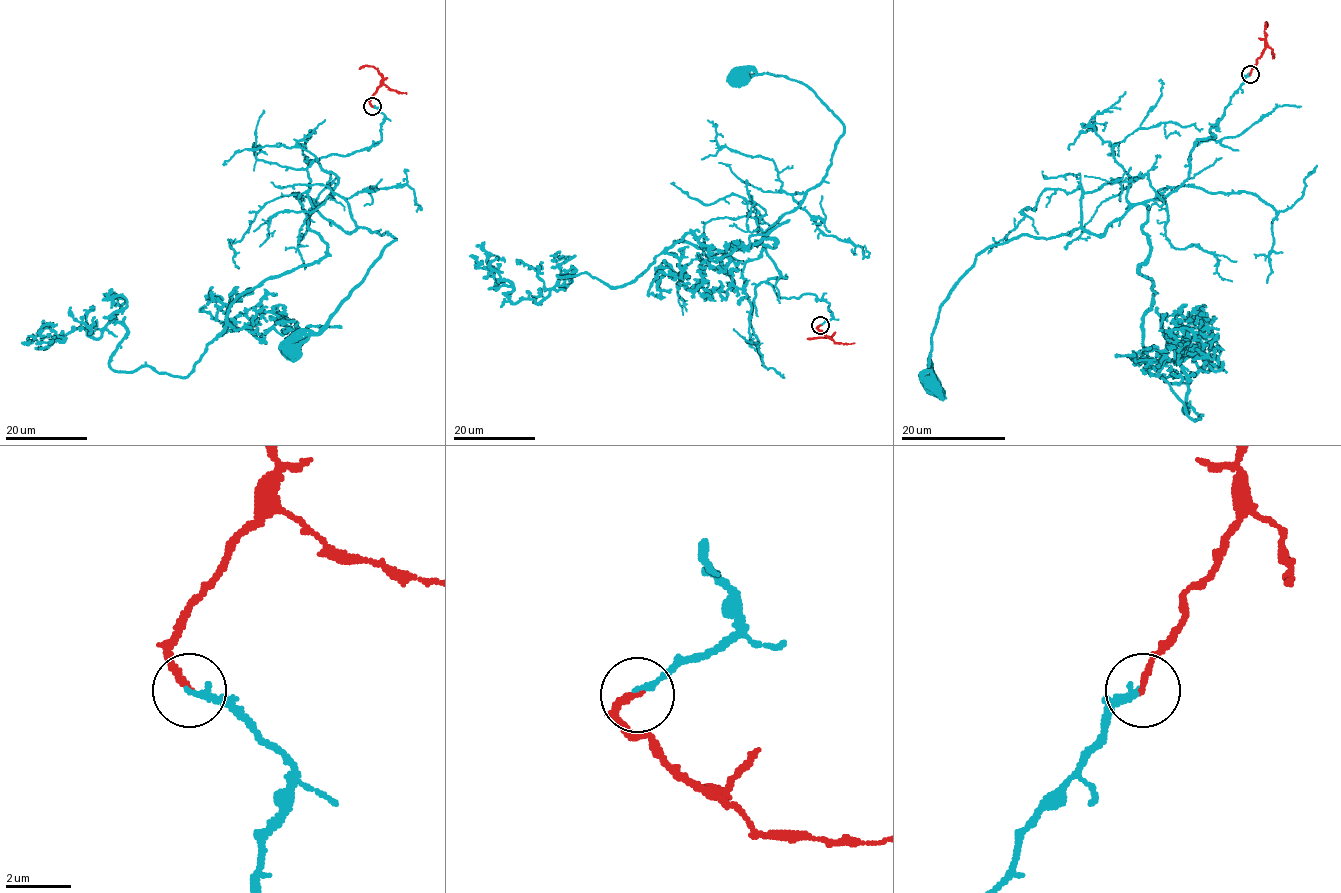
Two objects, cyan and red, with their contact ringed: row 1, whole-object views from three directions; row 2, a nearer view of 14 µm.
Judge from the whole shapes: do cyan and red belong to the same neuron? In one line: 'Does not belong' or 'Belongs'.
Belongs

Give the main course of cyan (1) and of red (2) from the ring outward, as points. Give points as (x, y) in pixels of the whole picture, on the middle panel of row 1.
1: (820, 325), (829, 305), (767, 281), (785, 278), (763, 235), (824, 178), (844, 124), (803, 83), (738, 78)
2: (820, 325), (818, 328), (830, 337), (807, 338)

